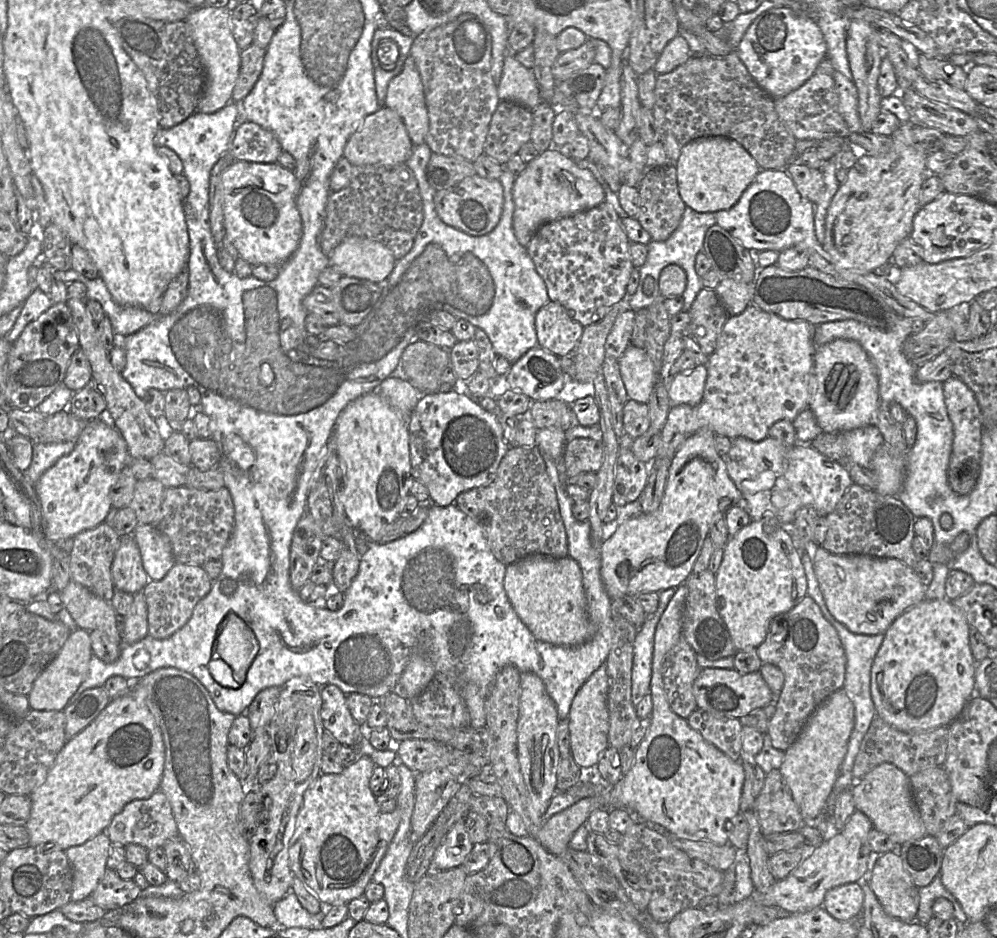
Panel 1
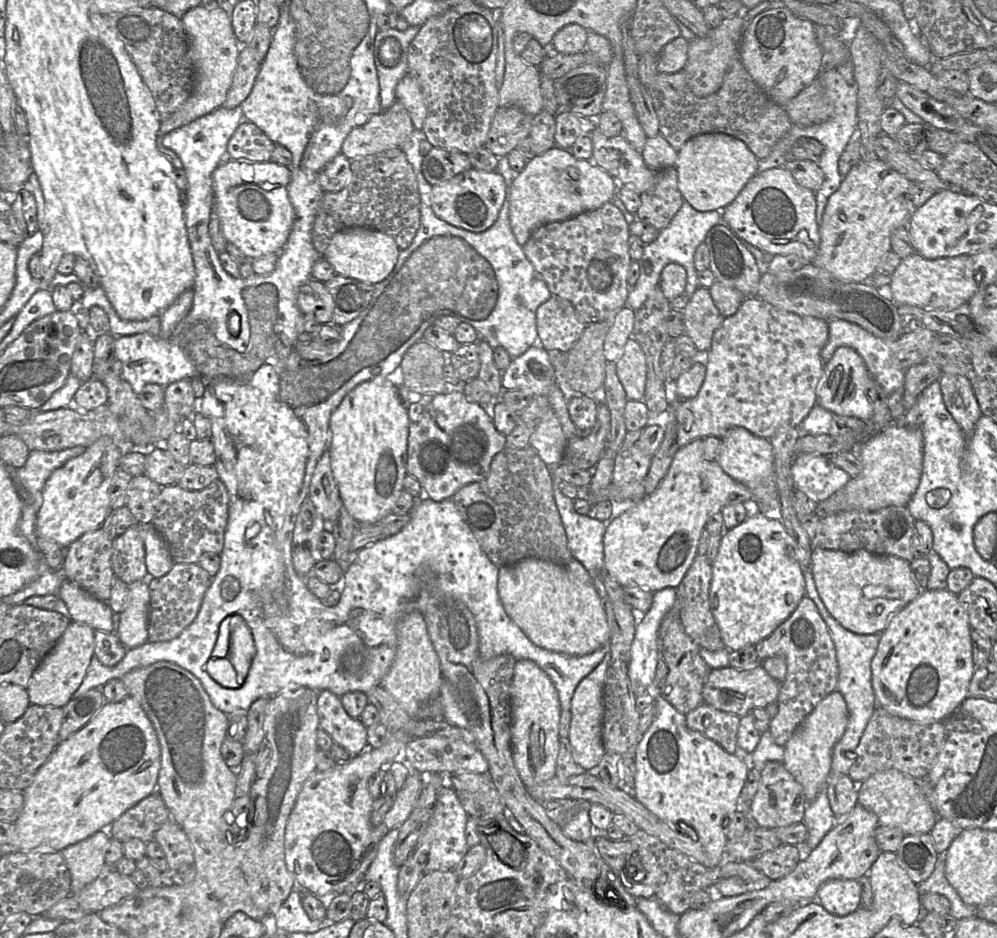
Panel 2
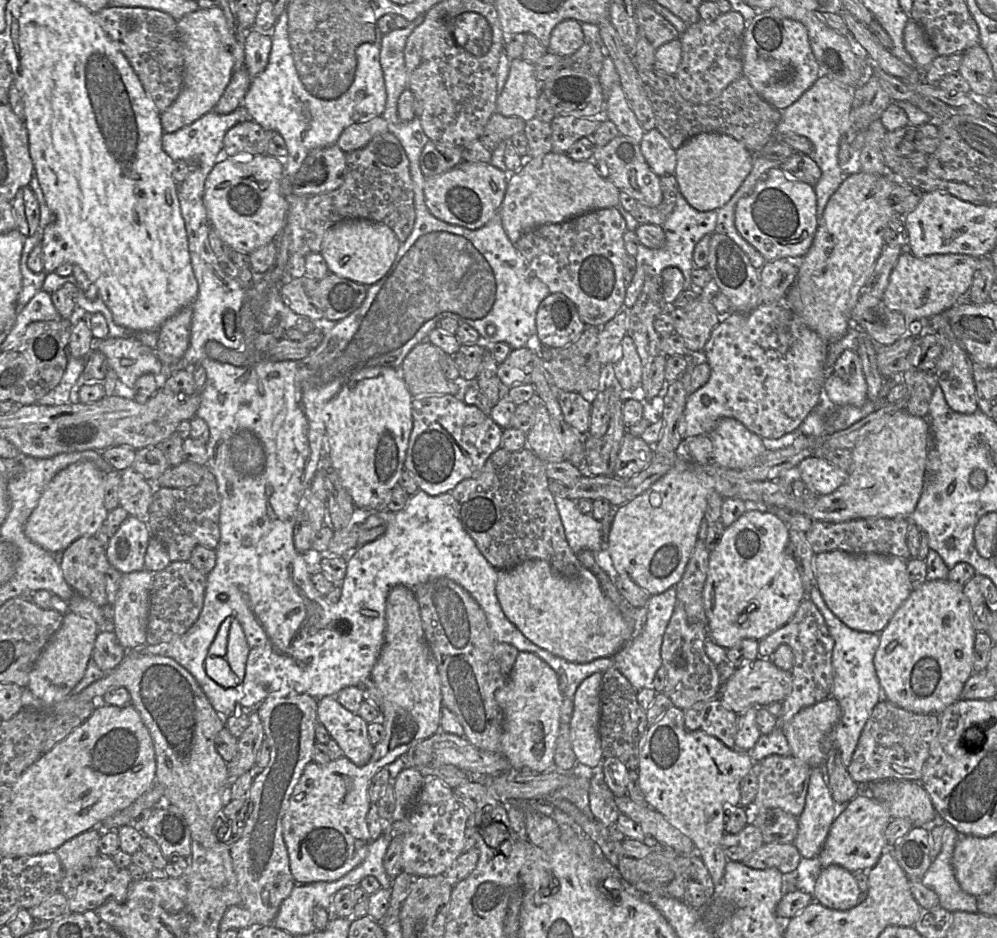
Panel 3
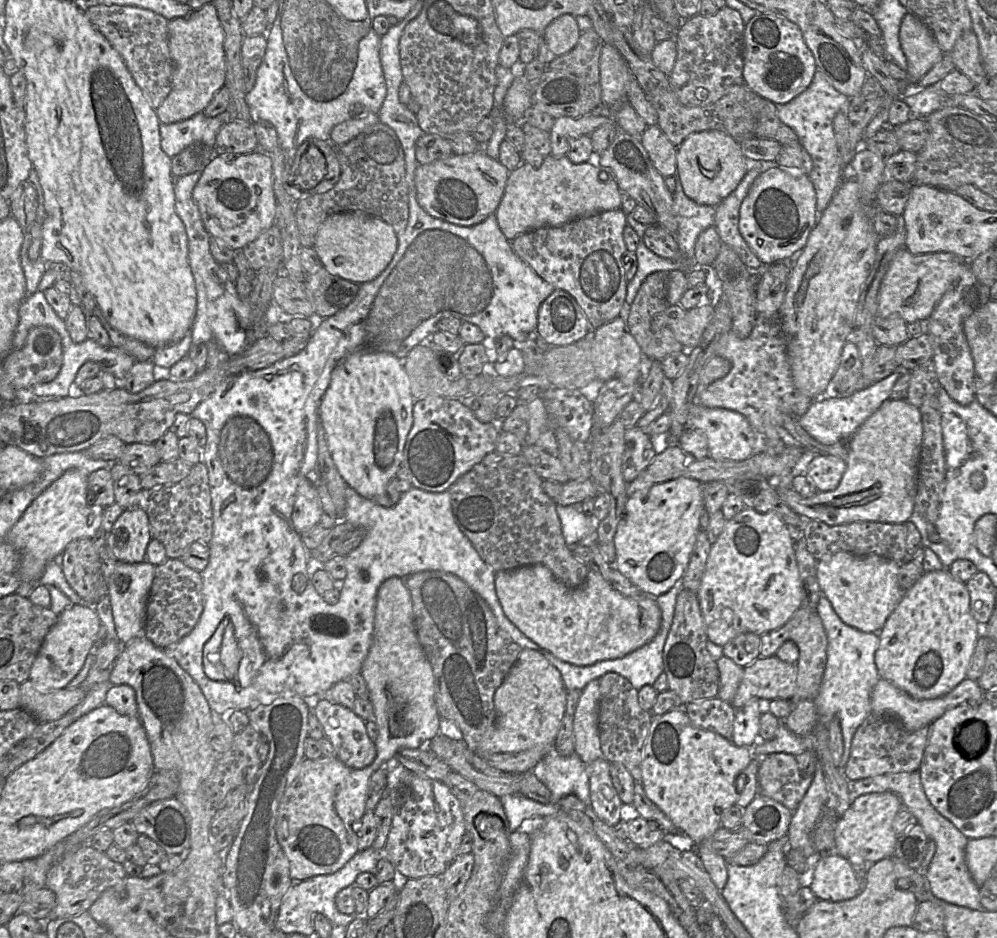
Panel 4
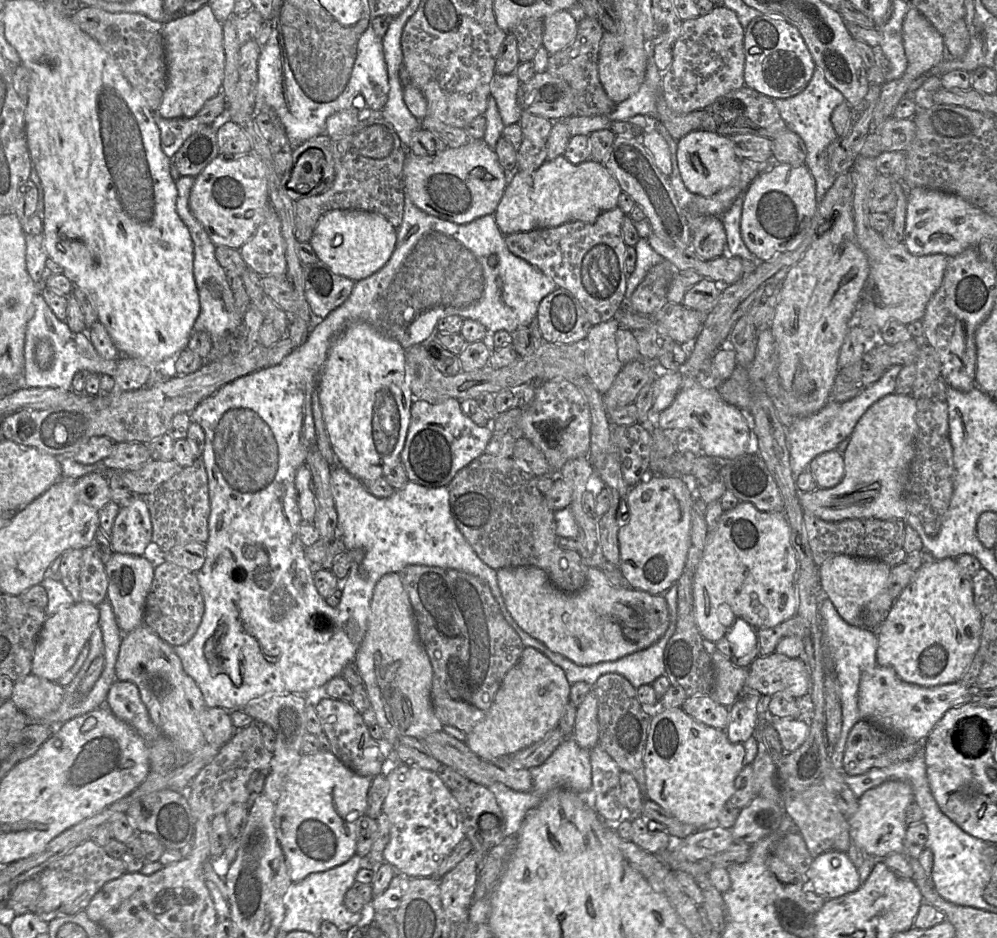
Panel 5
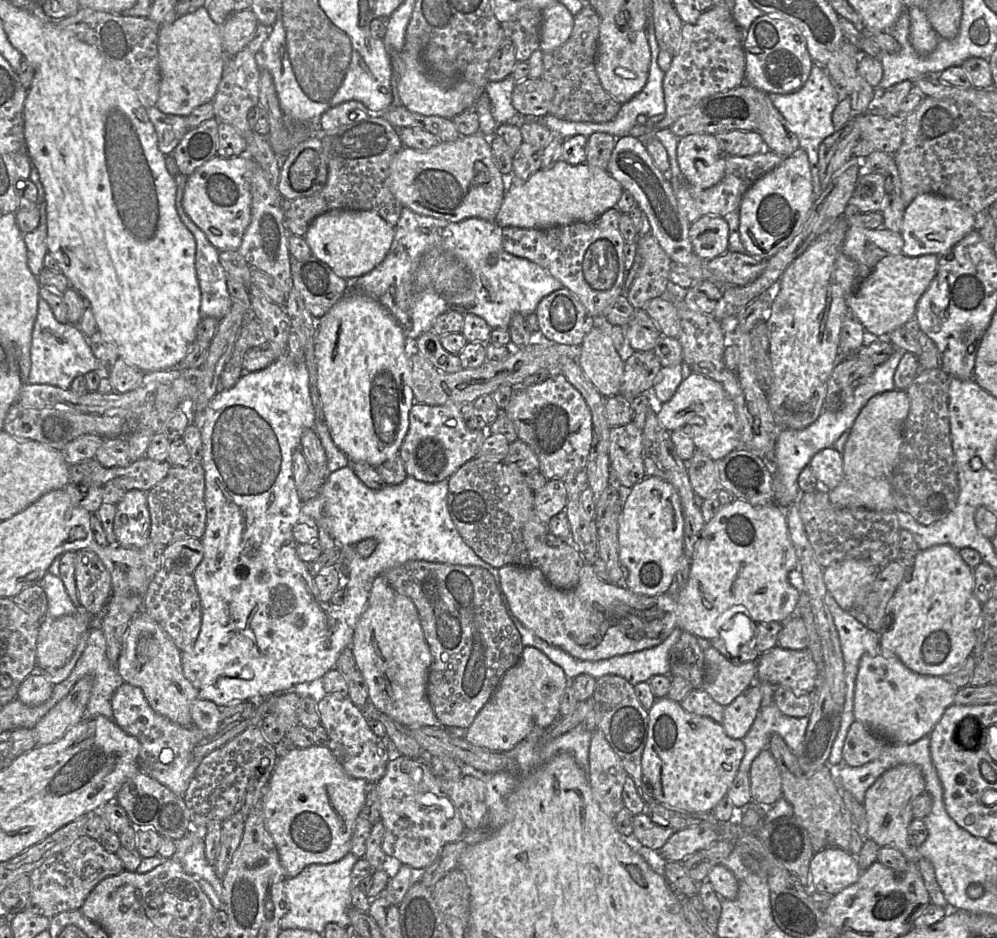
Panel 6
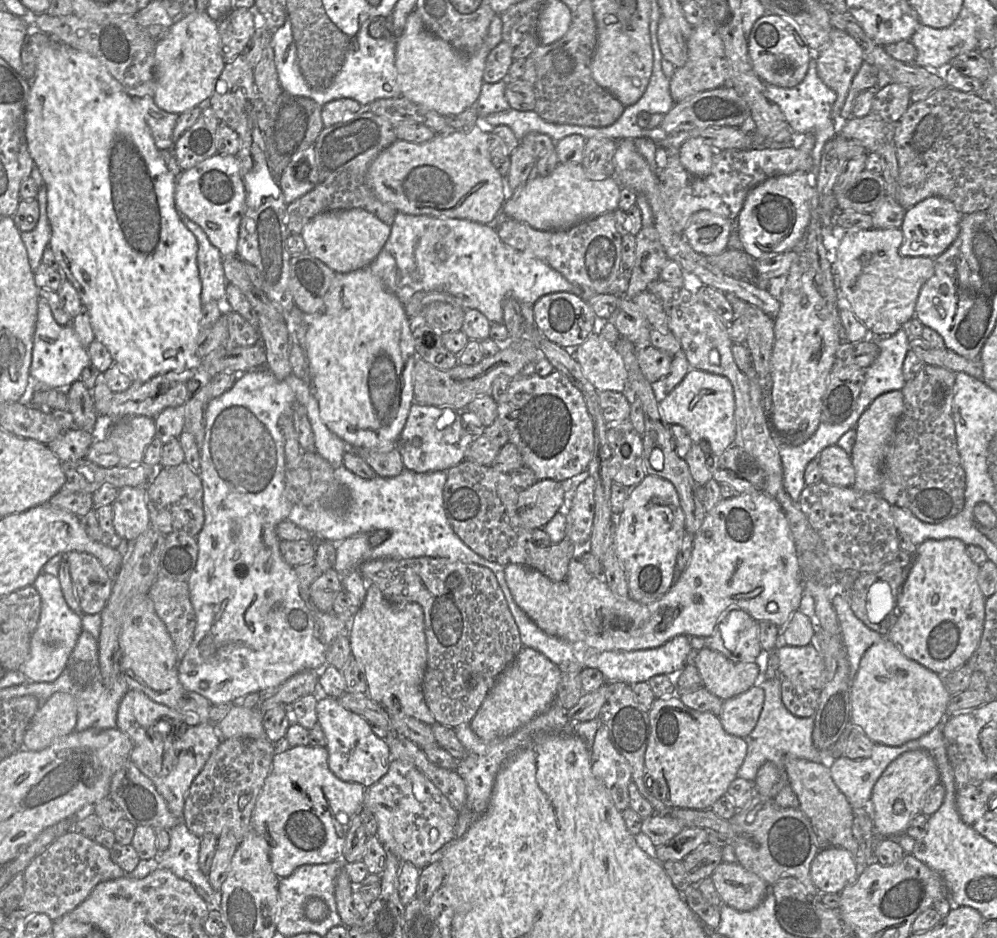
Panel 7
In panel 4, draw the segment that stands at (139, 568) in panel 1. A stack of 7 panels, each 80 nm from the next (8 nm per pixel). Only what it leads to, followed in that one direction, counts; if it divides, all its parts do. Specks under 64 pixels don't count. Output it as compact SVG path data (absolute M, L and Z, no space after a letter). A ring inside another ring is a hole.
M144 504L124 509L107 535L107 543L116 559L125 563L145 561L151 539L149 518Z

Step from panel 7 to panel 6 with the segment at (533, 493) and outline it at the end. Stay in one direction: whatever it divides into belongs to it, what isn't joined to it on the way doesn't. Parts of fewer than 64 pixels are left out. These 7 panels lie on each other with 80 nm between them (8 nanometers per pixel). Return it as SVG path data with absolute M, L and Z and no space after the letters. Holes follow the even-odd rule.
M550 479L542 488L534 491L535 511L539 519L544 523L548 523L554 515L564 510L566 503L567 489L562 479Z

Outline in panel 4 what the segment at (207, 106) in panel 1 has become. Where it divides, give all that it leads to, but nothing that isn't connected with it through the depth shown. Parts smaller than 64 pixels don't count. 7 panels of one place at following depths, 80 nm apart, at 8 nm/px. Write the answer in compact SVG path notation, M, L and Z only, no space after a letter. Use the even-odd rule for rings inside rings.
M206 4L190 14L168 22L168 41L173 60L172 88L156 109L160 123L172 124L202 113L218 90L225 85L225 34L216 7Z

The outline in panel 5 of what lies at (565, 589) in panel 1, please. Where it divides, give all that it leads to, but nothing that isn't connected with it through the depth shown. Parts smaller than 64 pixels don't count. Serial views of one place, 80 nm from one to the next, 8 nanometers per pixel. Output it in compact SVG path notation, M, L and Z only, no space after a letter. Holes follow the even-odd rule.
M536 566L500 568L497 583L508 611L526 633L581 666L615 661L646 649L661 639L669 627L668 604L663 595L651 595L632 587L616 588L598 567L588 567L585 586L576 593L556 588L546 572Z

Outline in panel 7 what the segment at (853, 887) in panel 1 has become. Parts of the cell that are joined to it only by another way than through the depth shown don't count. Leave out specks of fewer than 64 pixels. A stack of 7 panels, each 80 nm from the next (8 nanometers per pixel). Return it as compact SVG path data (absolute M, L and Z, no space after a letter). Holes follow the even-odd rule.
M844 848L821 849L811 863L810 875L821 893L841 893L858 878L855 857Z

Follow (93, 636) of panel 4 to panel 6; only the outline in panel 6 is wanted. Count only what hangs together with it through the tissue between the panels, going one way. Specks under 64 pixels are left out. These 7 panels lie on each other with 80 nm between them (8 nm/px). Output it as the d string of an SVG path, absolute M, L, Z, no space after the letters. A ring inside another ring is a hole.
M78 609L74 615L64 615L53 621L42 621L36 643L37 666L45 671L64 666L72 657L80 637L92 627L95 618L100 615L90 615L83 609Z

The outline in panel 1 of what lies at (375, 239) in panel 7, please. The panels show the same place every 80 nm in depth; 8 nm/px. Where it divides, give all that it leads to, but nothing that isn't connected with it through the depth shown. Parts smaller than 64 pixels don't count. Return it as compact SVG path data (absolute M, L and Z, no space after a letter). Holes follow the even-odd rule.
M352 236L341 242L329 256L331 266L342 276L384 283L397 259L385 244Z

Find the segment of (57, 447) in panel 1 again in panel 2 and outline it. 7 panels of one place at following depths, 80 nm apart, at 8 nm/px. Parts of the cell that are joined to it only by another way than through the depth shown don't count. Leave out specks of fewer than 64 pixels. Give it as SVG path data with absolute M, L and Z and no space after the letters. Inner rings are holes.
M82 446L54 452L33 450L30 451L23 467L10 469L14 484L24 492L26 497L18 528L36 550L38 550L38 545L33 529L37 511L42 505L44 485L56 469L70 459L81 455L85 450L86 447Z

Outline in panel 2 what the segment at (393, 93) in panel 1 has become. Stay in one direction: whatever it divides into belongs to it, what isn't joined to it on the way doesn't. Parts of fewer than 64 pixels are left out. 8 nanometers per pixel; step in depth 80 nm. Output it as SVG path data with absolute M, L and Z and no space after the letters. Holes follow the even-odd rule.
M407 74L397 84L396 101L404 105L408 111L415 129L422 130L427 116L427 107L422 90L416 79Z

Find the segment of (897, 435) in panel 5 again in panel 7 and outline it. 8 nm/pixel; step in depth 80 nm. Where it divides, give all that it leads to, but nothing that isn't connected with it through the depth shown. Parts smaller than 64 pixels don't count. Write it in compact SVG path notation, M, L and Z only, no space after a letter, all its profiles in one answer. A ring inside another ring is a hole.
M895 390L878 396L860 416L855 427L856 438L850 455L855 469L855 481L852 485L854 489L879 493L882 465L903 409L904 398L902 391Z

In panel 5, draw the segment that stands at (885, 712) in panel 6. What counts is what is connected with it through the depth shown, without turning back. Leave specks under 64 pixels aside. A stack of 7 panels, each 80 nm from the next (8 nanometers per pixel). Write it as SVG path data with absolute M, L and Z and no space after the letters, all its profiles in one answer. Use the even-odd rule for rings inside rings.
M877 665L864 671L858 688L858 709L861 719L907 741L925 741L926 737L951 707L966 702L971 685L962 682L924 687L903 681L888 666Z

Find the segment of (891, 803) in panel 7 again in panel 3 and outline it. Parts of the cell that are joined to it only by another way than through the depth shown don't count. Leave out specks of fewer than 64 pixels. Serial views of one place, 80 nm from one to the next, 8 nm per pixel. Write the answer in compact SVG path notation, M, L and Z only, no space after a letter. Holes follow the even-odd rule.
M866 792L856 795L839 810L818 858L822 867L839 865L850 872L871 869L888 847L885 830L892 820L887 809Z

